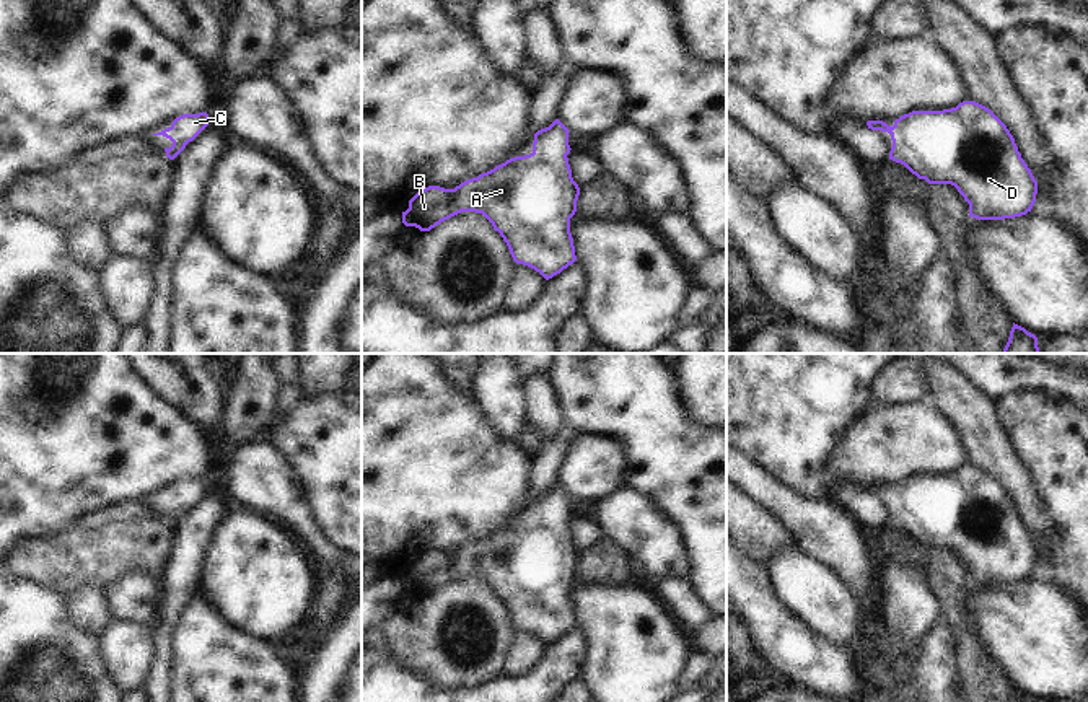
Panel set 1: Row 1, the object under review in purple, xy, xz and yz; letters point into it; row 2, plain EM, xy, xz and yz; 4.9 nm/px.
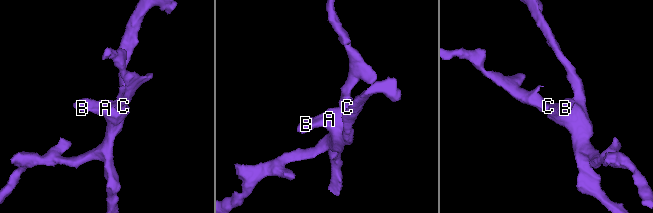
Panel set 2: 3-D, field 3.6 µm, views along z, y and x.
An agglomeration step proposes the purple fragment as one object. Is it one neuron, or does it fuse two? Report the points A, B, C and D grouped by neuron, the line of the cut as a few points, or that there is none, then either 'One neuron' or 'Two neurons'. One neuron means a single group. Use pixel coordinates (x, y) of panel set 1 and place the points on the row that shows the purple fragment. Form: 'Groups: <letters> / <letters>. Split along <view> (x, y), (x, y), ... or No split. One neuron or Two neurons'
Groups: A B C D. No split. One neuron

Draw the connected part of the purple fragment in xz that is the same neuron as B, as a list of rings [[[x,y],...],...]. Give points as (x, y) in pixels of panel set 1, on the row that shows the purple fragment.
[[[555,119],[534,134],[533,151],[515,156],[494,169],[467,179],[454,189],[428,186],[409,200],[402,223],[430,231],[441,222],[461,213],[482,213],[500,233],[516,264],[528,265],[546,280],[560,274],[577,261],[570,218],[577,212],[580,187],[572,178],[567,155],[570,153],[568,129]]]

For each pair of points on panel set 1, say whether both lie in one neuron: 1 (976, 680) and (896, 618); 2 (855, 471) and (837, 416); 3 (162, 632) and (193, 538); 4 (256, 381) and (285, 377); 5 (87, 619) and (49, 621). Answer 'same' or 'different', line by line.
1: different
2: different
3: same
4: different
5: different

